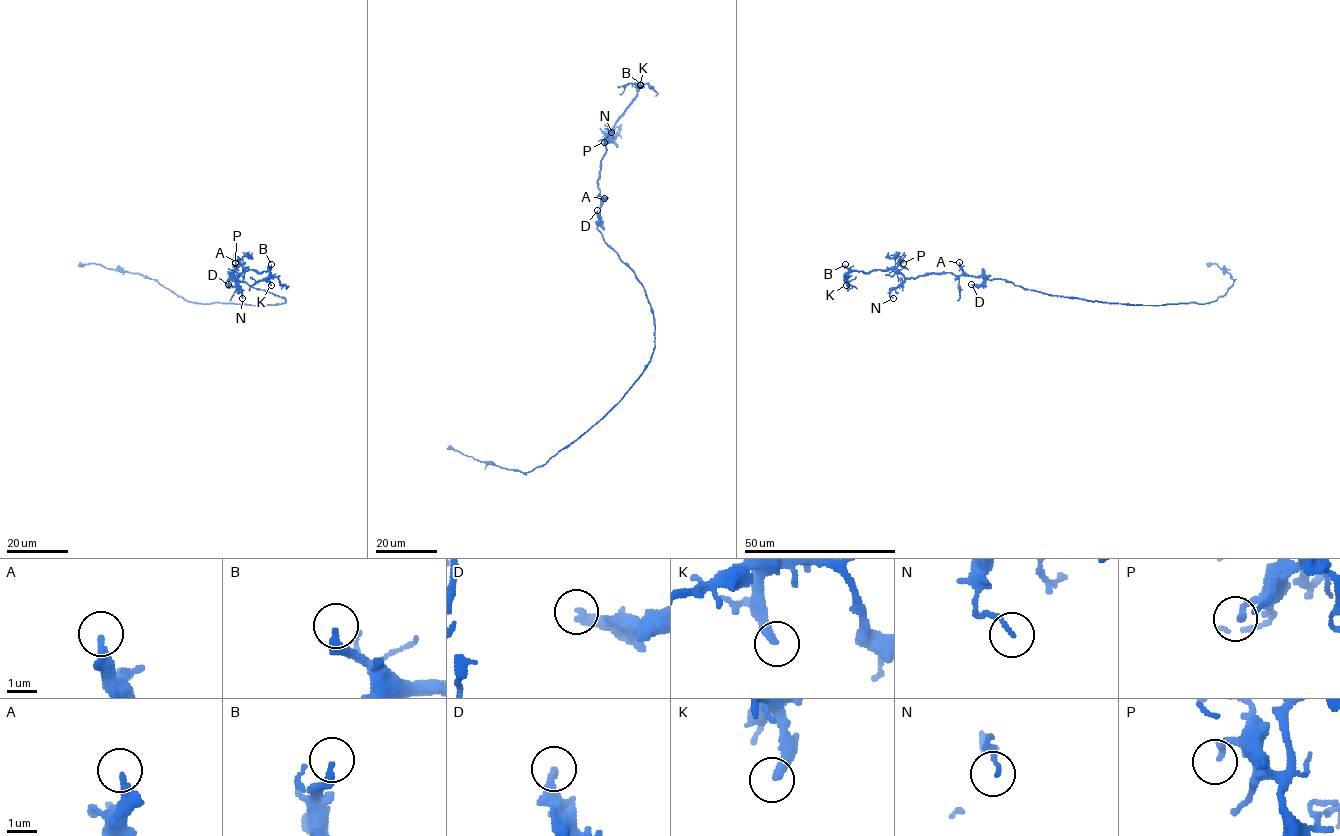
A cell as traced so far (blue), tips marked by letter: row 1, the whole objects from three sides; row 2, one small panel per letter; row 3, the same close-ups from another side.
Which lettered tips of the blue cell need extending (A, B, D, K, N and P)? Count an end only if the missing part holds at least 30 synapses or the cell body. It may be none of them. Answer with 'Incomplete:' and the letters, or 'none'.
Incomplete: B

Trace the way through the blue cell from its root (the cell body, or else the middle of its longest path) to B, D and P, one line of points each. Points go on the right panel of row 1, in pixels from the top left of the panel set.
B: (1081, 299), (1050, 296), (1004, 279), (950, 273), (906, 278), (894, 269), (864, 273), (845, 264)
D: (1081, 299), (1050, 296), (1015, 286), (1004, 279), (987, 280), (978, 286), (971, 284)
P: (1081, 299), (1050, 296), (1004, 279), (950, 273), (906, 278), (897, 268), (903, 263)

